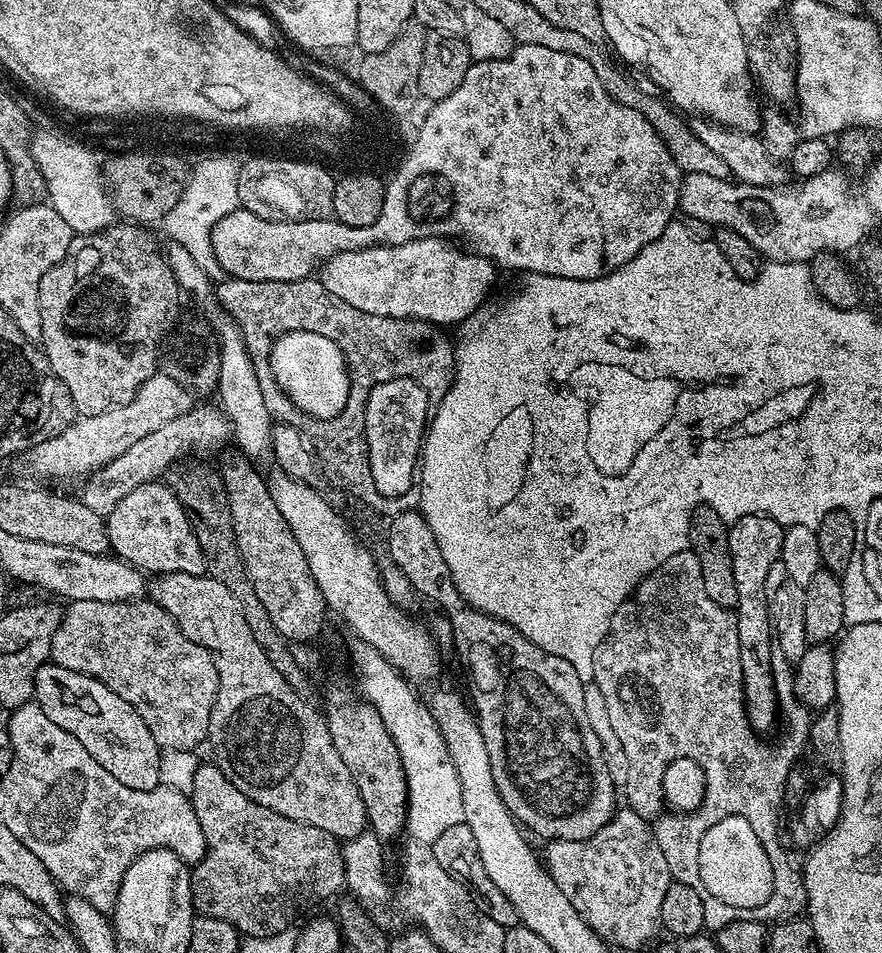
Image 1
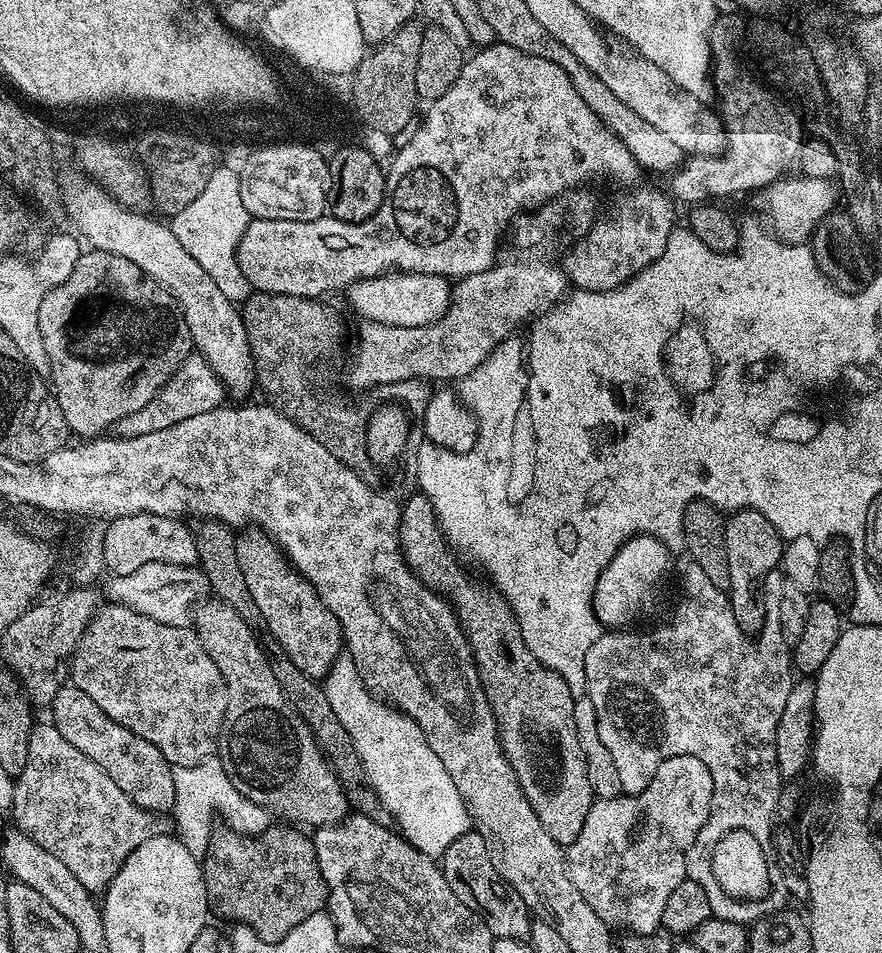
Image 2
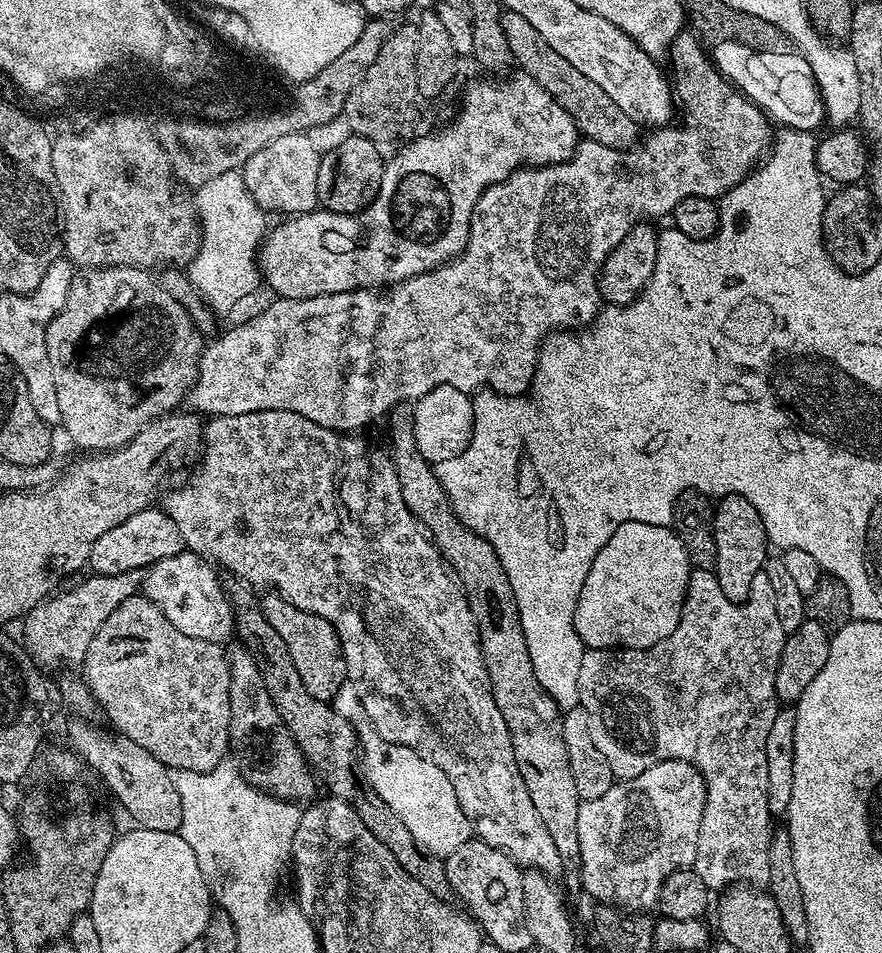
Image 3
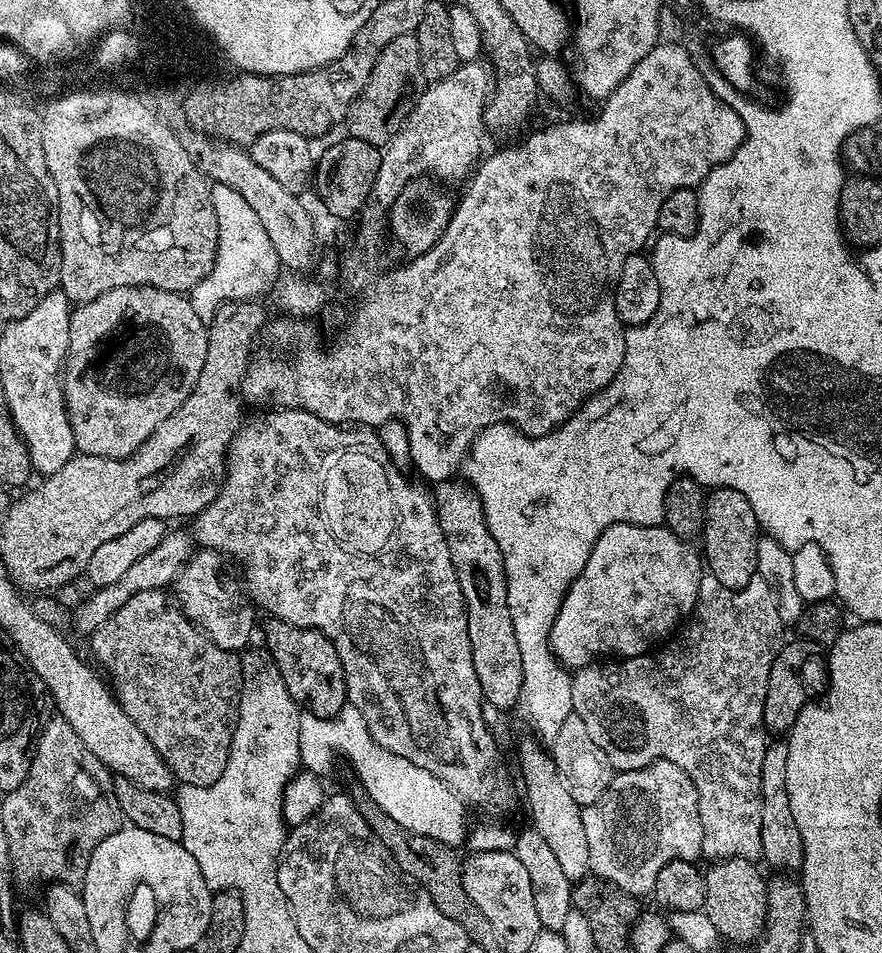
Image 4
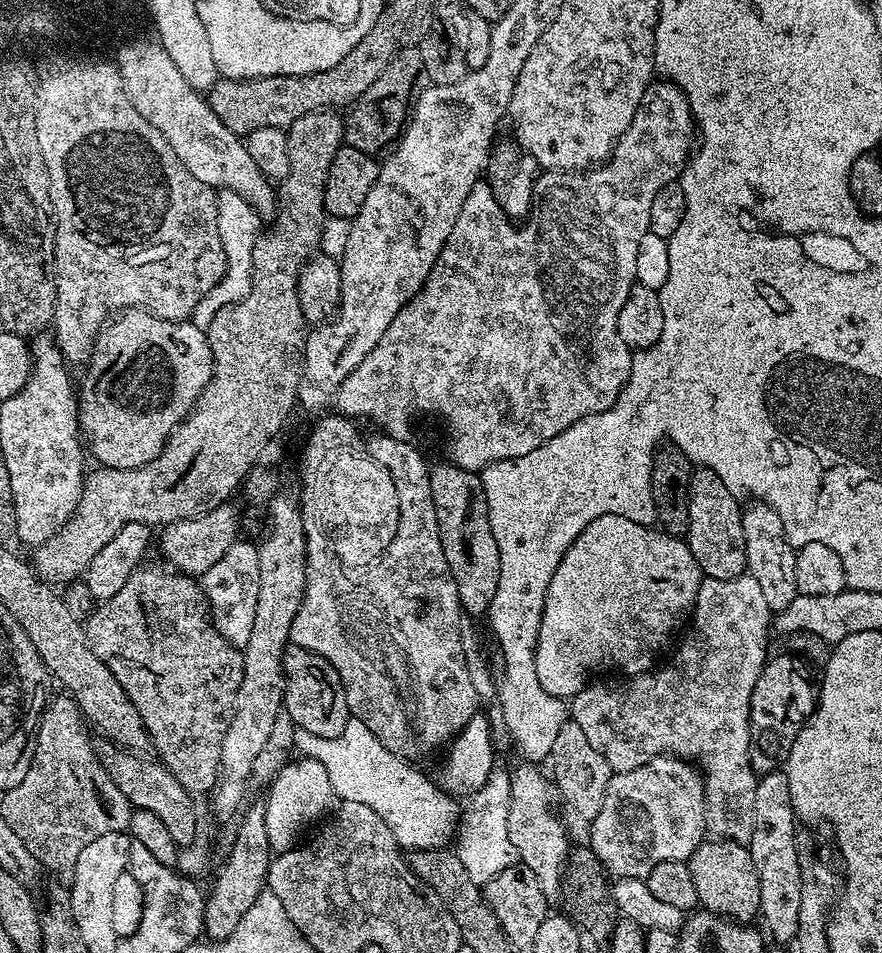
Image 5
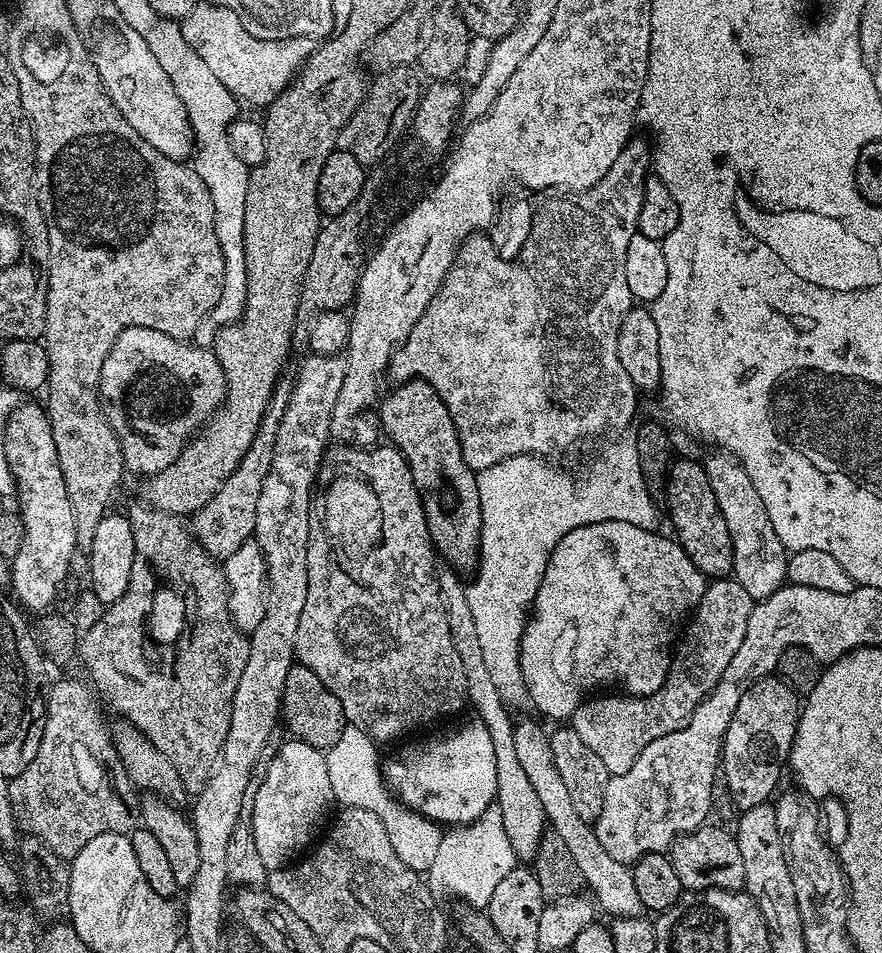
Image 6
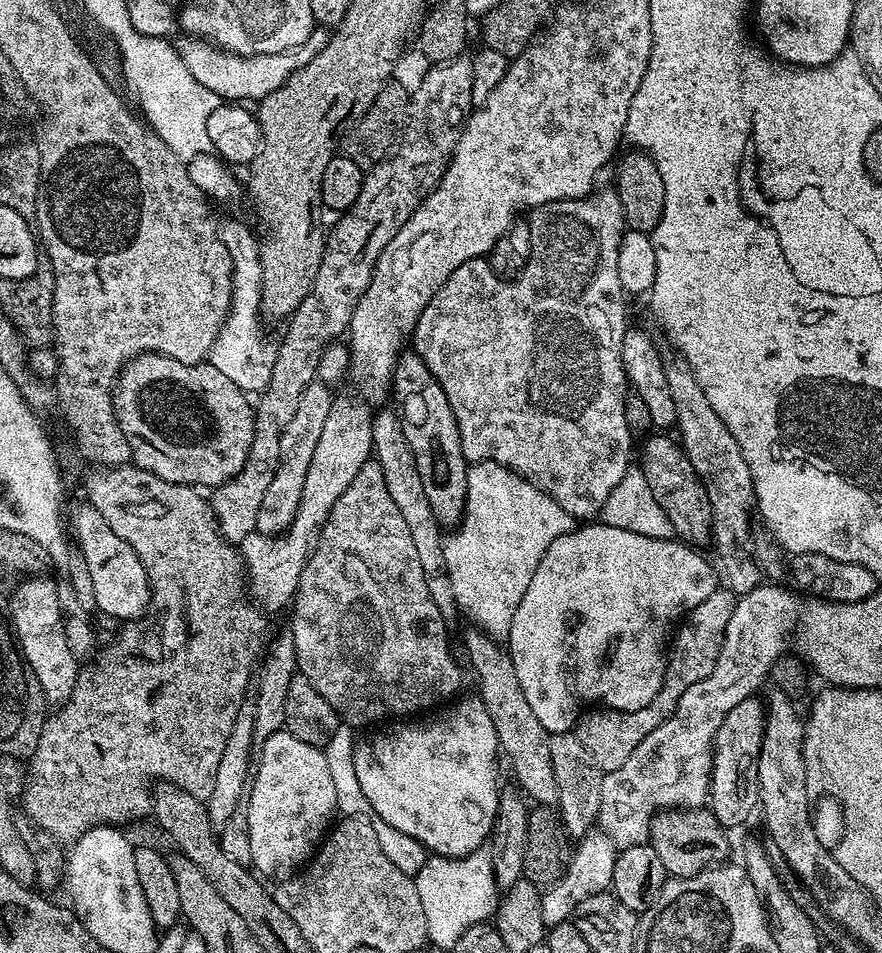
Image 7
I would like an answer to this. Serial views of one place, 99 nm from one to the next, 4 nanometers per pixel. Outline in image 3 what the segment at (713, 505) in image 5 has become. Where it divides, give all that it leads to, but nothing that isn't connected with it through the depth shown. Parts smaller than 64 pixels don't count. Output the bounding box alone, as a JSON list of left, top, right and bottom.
[711,496,770,602]

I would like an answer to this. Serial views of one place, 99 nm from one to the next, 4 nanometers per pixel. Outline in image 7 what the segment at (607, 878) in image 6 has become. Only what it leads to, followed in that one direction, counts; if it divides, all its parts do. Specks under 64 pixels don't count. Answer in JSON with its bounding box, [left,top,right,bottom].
[464,628,557,805]

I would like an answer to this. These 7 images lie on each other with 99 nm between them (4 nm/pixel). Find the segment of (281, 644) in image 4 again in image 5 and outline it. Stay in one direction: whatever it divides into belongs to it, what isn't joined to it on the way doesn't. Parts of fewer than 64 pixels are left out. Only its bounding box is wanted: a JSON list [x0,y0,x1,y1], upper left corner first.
[283,646,350,738]

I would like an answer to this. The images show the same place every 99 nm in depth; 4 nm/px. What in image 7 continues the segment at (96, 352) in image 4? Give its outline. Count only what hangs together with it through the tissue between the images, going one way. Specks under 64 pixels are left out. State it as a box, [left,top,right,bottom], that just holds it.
[112,352,256,490]

